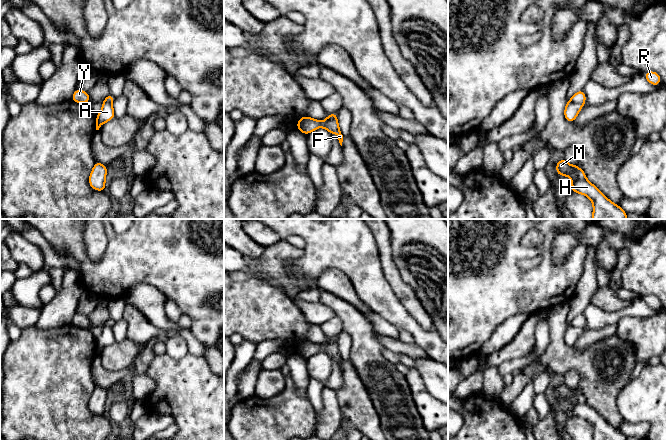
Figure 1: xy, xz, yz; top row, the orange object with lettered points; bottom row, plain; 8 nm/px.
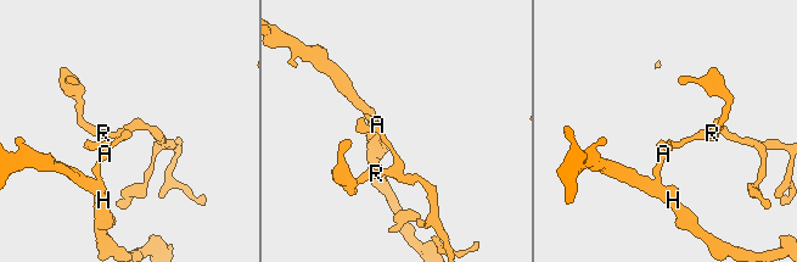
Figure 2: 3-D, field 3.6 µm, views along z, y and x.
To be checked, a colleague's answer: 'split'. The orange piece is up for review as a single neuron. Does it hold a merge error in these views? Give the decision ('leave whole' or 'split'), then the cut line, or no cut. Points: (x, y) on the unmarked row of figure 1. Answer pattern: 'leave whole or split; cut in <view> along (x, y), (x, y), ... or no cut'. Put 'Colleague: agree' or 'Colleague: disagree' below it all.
split; cut in yz along (570, 324), (582, 329)
Colleague: agree

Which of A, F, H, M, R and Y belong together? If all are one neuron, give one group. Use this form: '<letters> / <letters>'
A H M / F R Y

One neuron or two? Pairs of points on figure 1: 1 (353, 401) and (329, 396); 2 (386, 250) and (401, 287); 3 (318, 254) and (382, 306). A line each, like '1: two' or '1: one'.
1: two
2: one
3: one

